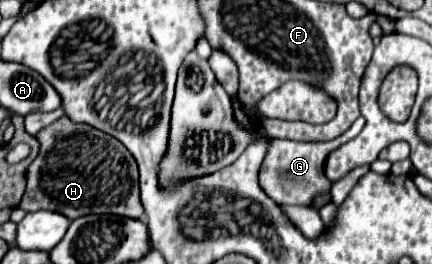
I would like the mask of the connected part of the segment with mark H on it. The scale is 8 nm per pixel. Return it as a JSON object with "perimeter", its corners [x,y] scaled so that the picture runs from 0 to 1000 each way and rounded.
{"perimeter":[[[157,439],[93,492],[83,523],[93,538],[93,583],[65,636],[65,705],[46,788],[60,803],[130,795],[162,833],[199,811],[329,826],[319,629],[282,538],[208,470],[176,470]]]}

